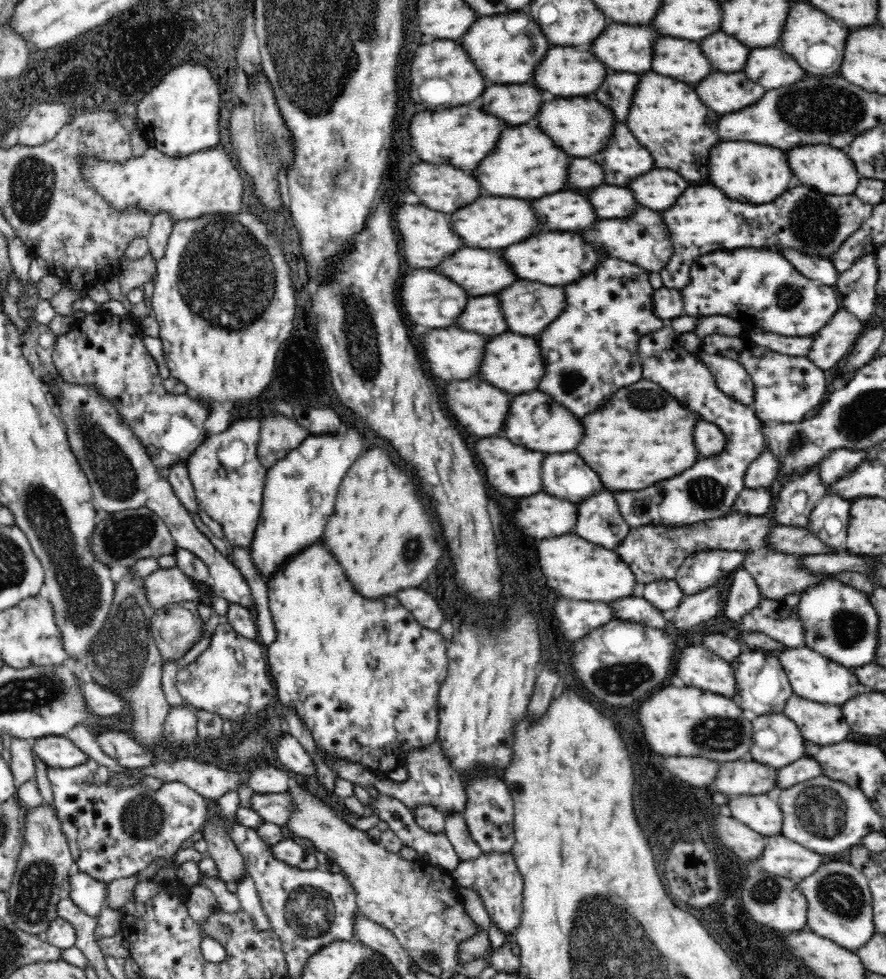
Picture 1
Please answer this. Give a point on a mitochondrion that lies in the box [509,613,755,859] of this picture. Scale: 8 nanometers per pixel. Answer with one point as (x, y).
(620, 680)

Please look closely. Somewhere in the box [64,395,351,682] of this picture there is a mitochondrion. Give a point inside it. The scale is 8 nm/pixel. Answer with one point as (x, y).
(123, 537)

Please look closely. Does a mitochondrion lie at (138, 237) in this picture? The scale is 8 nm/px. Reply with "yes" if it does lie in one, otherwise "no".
no

